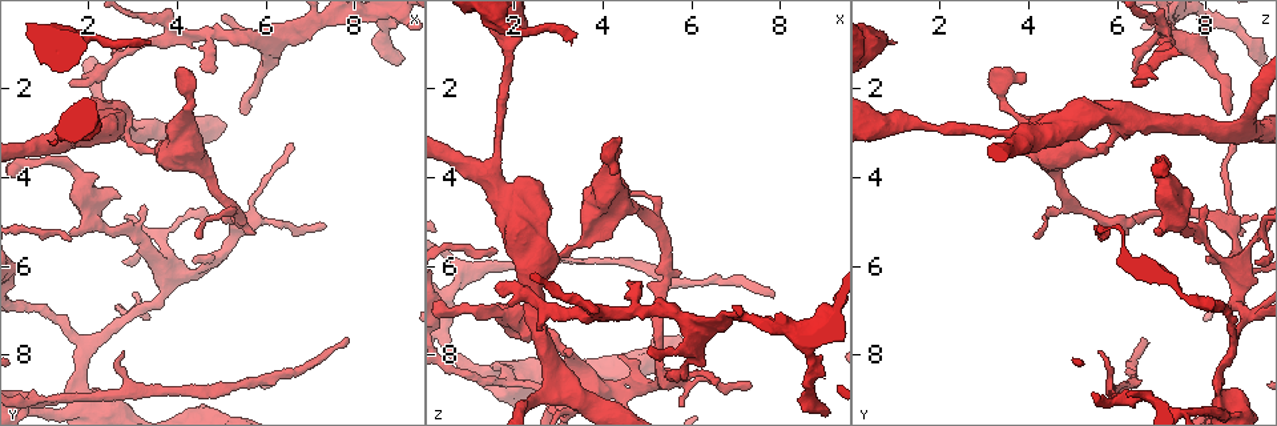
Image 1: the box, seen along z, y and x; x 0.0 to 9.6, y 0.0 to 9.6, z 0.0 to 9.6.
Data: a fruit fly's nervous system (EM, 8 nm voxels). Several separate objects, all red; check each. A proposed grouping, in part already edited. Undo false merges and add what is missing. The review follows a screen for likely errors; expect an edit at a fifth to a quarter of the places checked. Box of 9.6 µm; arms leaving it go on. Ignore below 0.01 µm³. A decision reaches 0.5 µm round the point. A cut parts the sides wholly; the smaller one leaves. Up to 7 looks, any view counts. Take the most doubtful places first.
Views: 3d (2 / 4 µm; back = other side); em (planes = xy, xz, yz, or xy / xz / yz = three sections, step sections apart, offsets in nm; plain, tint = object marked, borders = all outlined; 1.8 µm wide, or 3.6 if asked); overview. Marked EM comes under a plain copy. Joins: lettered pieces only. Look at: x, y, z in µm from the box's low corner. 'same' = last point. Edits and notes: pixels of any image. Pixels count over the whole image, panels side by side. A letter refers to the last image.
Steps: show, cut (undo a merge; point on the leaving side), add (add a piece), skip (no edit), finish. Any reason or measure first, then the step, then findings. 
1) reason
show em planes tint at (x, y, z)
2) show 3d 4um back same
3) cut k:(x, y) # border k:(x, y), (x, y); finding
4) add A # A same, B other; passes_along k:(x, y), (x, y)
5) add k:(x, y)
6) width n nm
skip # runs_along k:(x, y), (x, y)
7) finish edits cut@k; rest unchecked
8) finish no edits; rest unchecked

show em xy step 8 borders at (3.25, 1.00, 1.00)

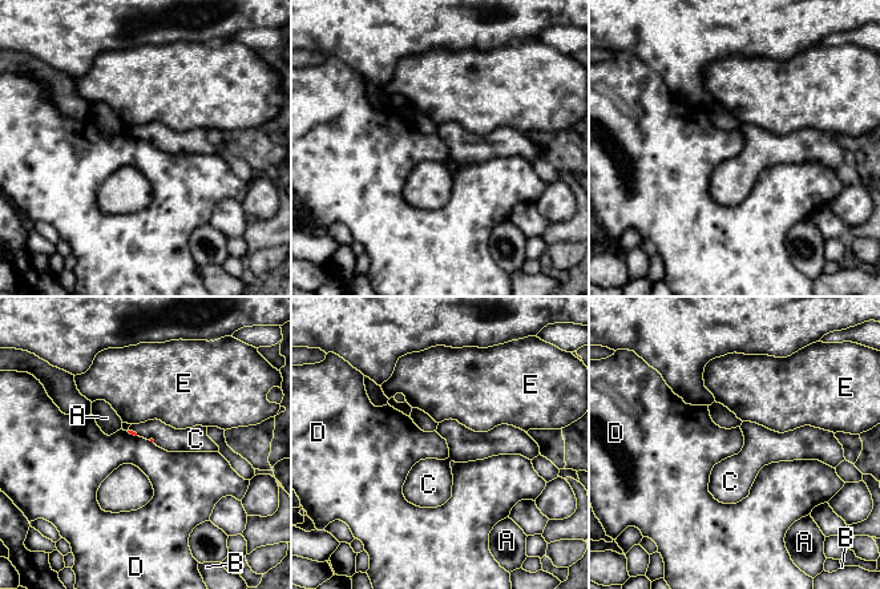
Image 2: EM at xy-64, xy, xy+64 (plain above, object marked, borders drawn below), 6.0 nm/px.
cut it another way
show em planes borders same

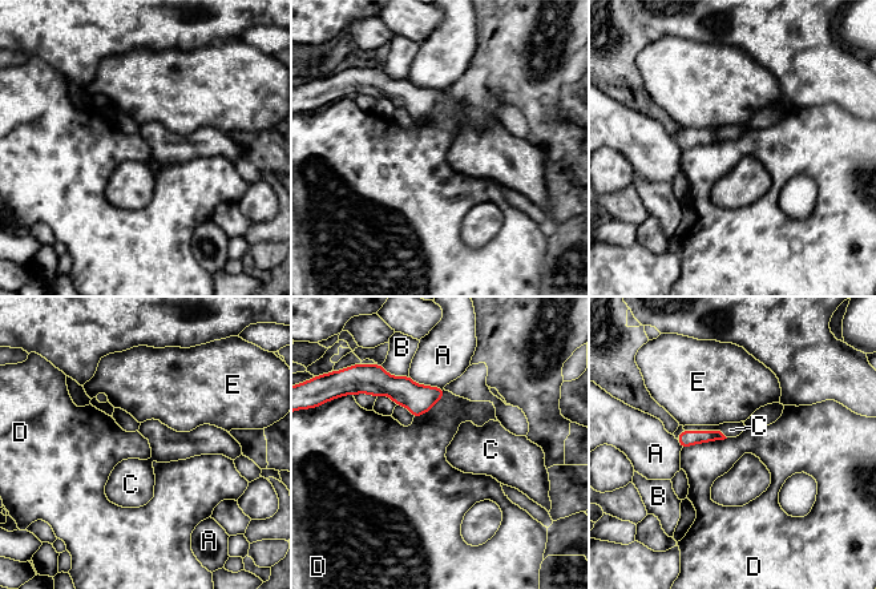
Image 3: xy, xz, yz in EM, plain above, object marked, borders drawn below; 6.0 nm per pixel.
add C # A other, B other, C same, D other, E other; passes_along 3:(686, 438), (705, 431), (730, 430); the neuron continues

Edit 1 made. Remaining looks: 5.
show overview

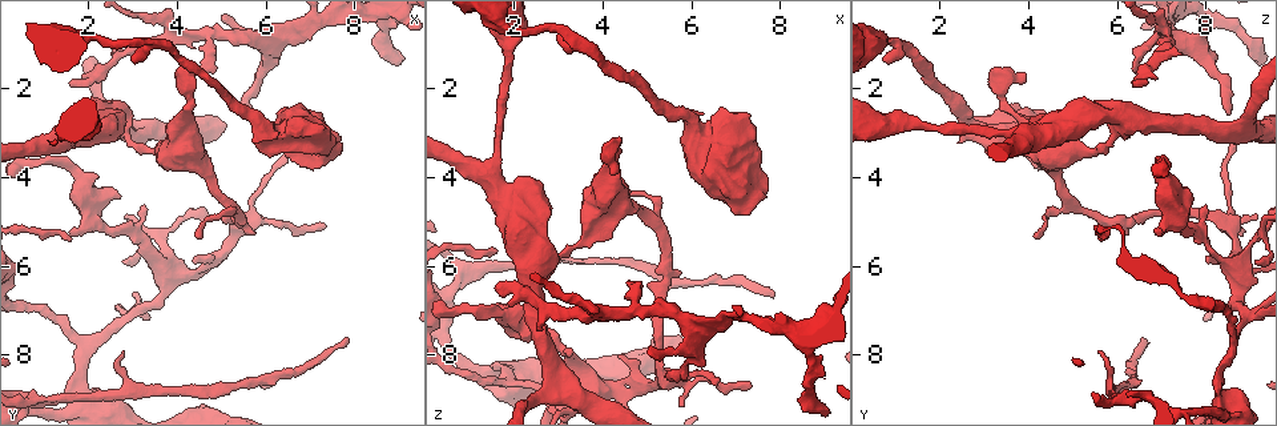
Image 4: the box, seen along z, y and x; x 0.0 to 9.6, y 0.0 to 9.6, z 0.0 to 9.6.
looks like a crossing
show em xy step 8 tint at (4.10, 6.20, 8.80)

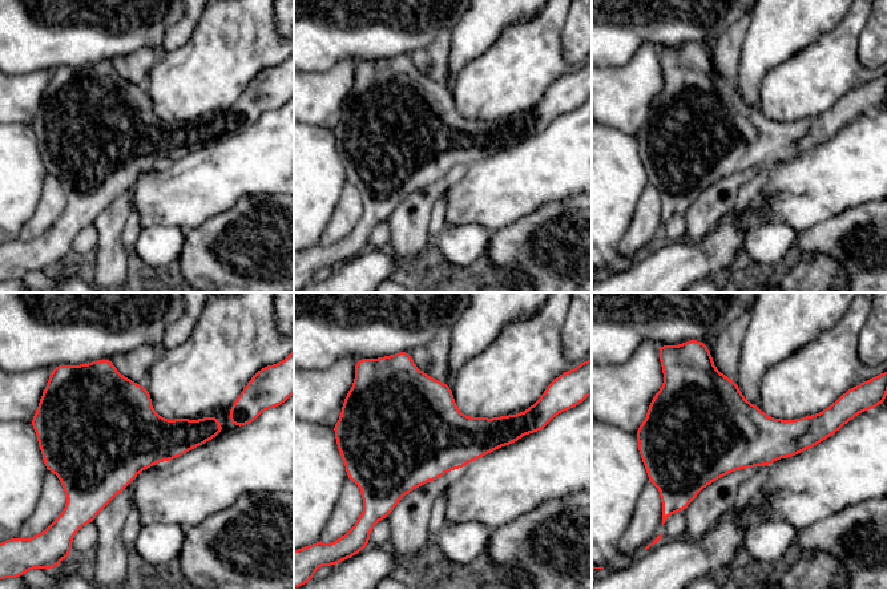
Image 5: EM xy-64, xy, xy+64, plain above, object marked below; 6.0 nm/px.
show em planes borders same

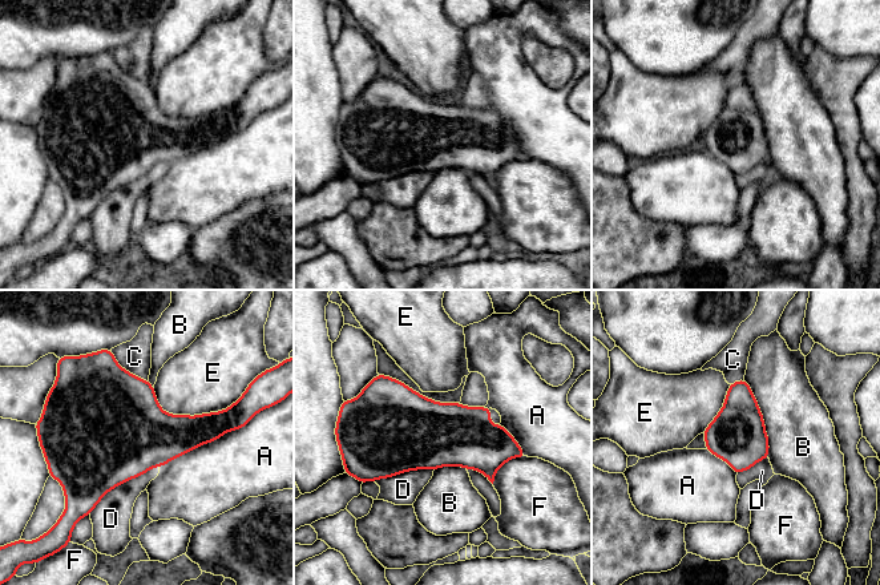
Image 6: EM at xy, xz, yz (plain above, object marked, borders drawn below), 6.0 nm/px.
skip # A other, B other, C other, D other, E other, F other; border 6:(743, 379), (762, 414), (769, 458); one neuron here

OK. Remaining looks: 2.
show 3d 2um back at (7.05, 0.80, 7.15)

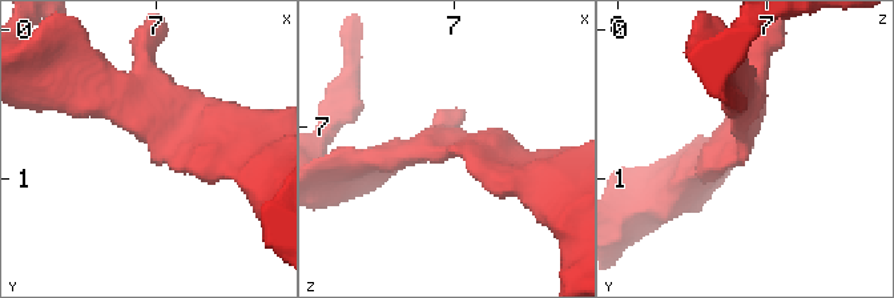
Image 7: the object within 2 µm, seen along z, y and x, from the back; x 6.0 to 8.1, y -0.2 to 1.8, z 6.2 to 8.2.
show em 3.6um planes borders at (7.08, 0.74, 7.16)

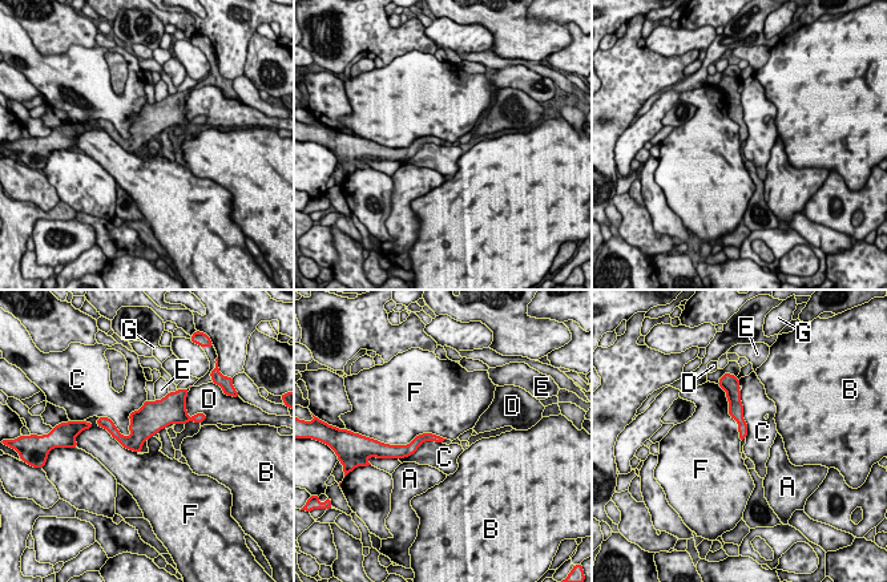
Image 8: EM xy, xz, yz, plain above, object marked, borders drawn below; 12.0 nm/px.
skip # A other, B other, C other, D other, E other, F other, G other; border 8:(447, 439), (419, 433), (398, 445); no lettered piece goes on from it

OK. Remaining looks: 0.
finish edits add@3; rest unchecked

